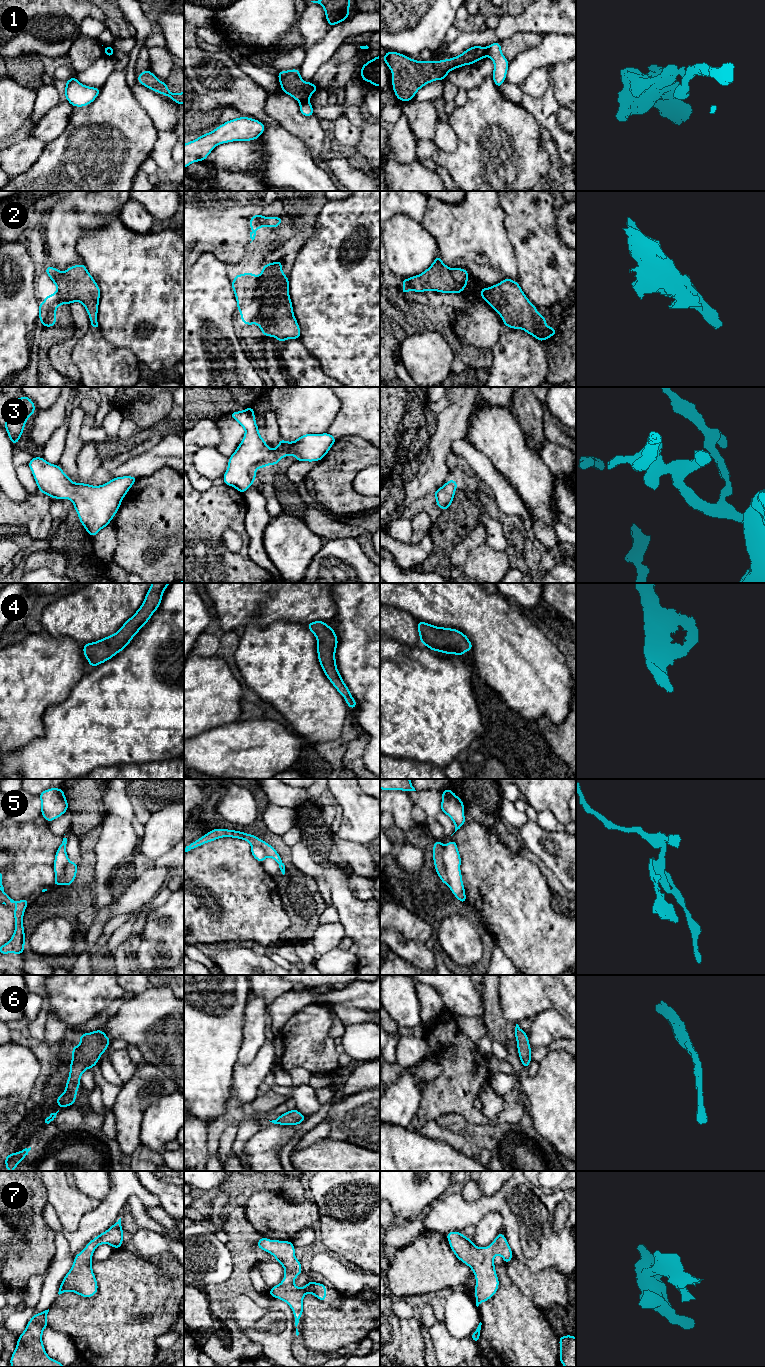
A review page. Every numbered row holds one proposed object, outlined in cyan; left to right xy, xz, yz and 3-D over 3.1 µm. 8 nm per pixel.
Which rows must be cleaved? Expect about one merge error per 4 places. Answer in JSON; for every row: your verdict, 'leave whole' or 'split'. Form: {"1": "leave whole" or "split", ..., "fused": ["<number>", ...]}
{"1": "split", "2": "leave whole", "3": "leave whole", "4": "leave whole", "5": "split", "6": "leave whole", "7": "leave whole", "fused": ["1", "5"]}

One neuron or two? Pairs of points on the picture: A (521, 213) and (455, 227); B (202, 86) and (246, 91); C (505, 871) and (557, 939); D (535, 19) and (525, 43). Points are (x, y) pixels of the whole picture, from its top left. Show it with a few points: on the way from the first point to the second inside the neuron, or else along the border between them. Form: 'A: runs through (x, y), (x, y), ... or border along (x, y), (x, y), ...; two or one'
A: border along (498, 201), (505, 218); two
B: runs through (213, 86), (229, 86), (235, 89); one
C: runs through (506, 888), (540, 922); one
D: border along (543, 33), (515, 32), (506, 38); two

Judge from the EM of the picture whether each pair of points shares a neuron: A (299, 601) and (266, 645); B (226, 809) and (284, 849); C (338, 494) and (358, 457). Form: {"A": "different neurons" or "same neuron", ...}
{"A": "different neurons", "B": "different neurons", "C": "same neuron"}

